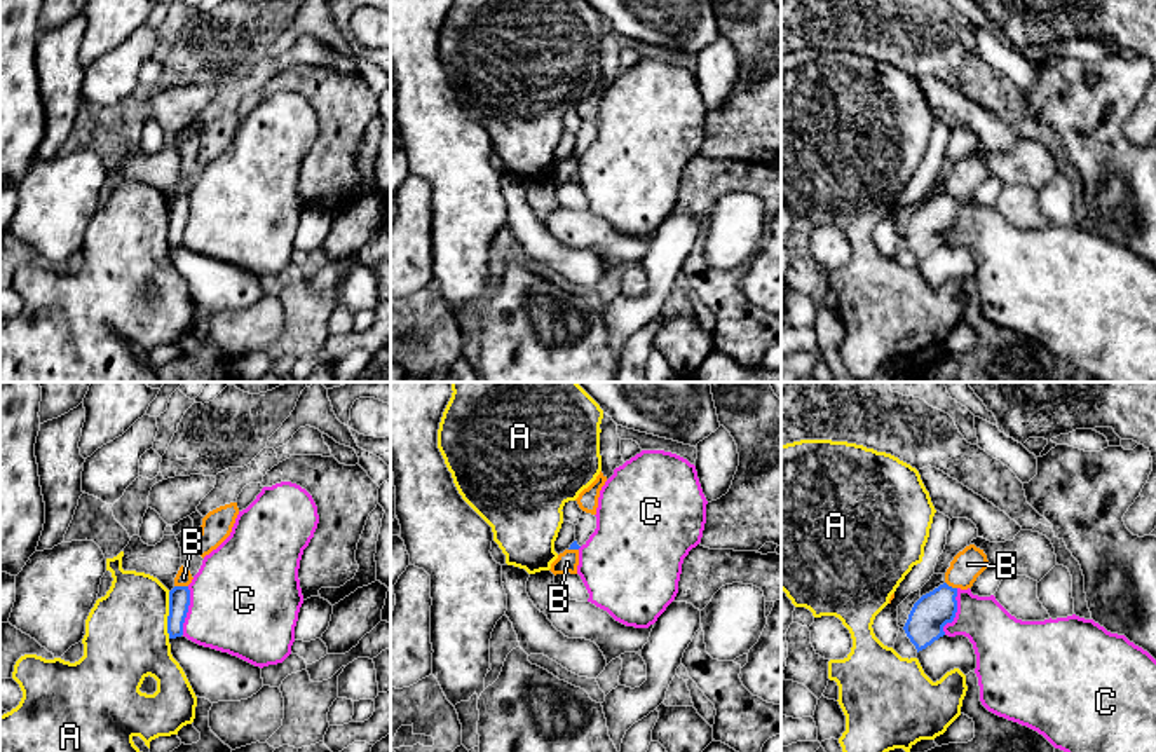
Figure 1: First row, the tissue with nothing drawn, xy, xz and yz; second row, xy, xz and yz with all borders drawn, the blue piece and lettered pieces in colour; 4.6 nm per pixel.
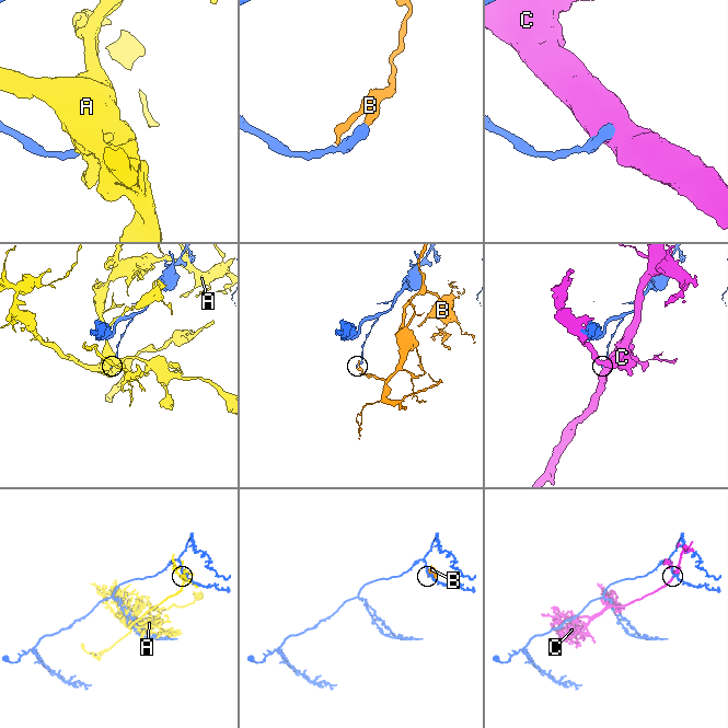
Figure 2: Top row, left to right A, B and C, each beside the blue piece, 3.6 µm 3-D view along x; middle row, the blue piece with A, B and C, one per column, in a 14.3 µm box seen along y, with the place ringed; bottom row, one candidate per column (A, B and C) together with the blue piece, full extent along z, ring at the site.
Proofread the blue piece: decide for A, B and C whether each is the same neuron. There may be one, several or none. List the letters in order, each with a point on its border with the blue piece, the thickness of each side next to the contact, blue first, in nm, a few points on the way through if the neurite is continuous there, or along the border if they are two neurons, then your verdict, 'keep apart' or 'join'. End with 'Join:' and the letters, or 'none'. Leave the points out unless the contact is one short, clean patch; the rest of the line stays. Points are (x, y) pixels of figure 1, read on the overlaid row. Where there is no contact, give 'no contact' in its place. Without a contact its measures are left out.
A: contact xy (170, 615); calibres 100 and 380 nm; keep apart
B: contact xy (182, 587); calibres 100 and 80 nm; border xy (175, 585), (187, 587); keep apart
C: contact yz (956, 611); calibres 170 and 260 nm; keep apart
Join: none

